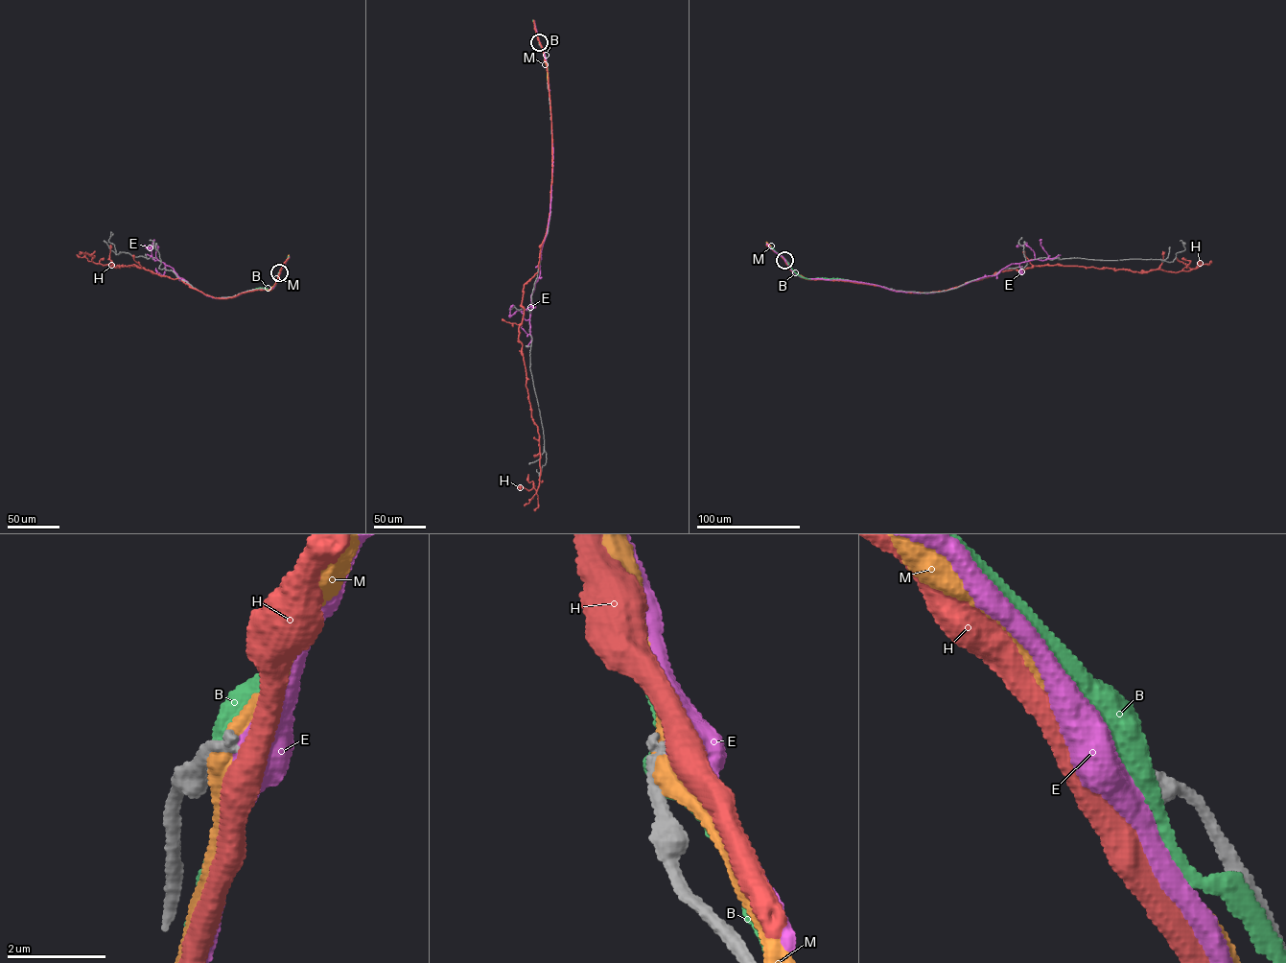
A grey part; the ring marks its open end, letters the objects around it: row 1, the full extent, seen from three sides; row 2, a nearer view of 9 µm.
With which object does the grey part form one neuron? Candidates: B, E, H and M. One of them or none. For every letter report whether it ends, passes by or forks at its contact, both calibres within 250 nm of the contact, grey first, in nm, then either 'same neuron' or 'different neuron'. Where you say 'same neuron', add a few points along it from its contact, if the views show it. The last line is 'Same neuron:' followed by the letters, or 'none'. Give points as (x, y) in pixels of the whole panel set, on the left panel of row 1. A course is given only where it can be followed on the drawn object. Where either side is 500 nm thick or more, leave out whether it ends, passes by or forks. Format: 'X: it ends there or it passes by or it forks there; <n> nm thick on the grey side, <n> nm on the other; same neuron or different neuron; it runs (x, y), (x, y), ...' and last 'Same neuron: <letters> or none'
B: 280 nm thick on the grey side, 550 nm on the other; different neuron
E: it forks there; 200 nm thick on the grey side, 440 nm on the other; different neuron
H: it passes by; 190 nm thick on the grey side, 460 nm on the other; different neuron
M: it passes by; 280 nm thick on the grey side, 360 nm on the other; different neuron
Same neuron: none

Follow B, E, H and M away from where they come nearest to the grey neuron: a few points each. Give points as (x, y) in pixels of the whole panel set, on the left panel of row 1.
B: (279, 272), (272, 289), (255, 288)
E: (279, 272), (270, 290), (215, 297), (192, 287), (158, 260), (157, 246), (146, 247), (152, 249)
H: (279, 272), (270, 290), (222, 298), (181, 278), (134, 265), (102, 265), (88, 254), (79, 254)
M: (279, 272), (273, 285), (267, 289)

